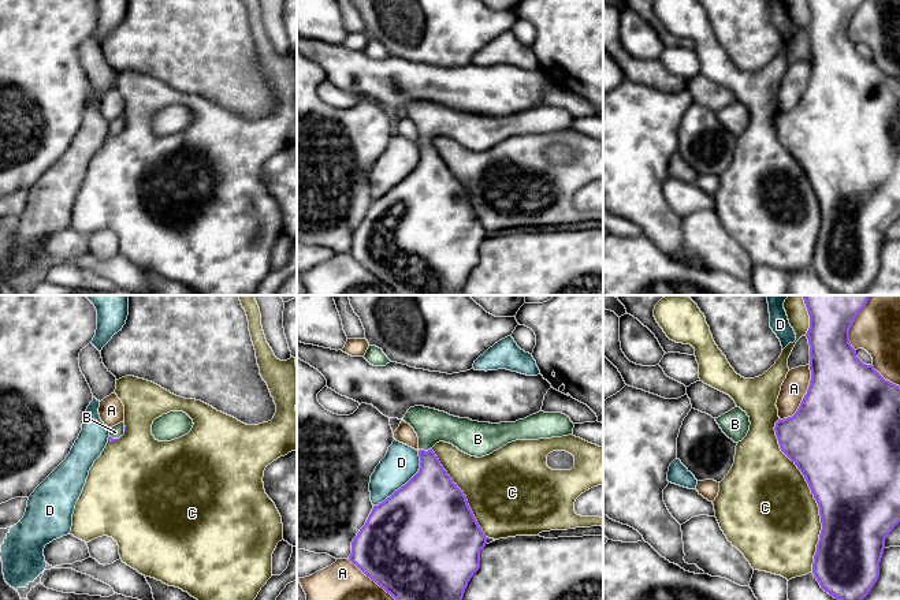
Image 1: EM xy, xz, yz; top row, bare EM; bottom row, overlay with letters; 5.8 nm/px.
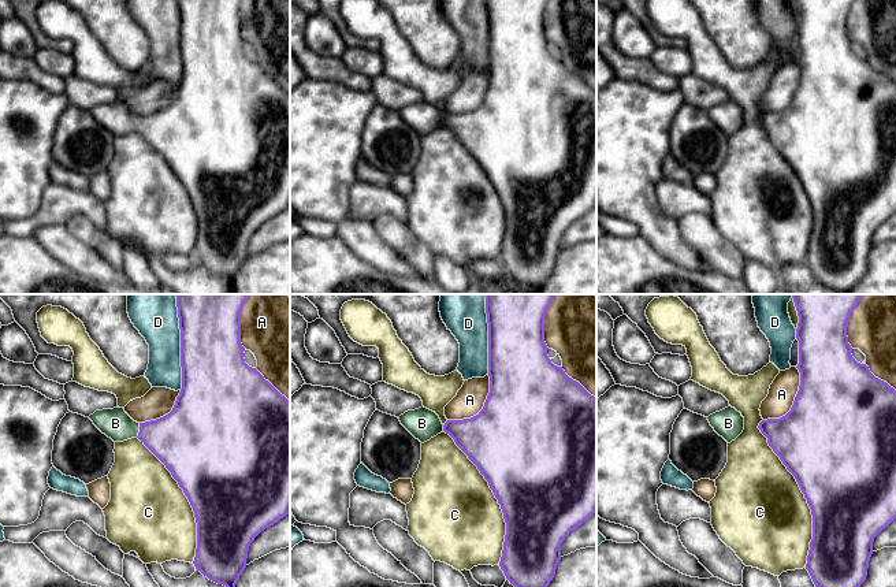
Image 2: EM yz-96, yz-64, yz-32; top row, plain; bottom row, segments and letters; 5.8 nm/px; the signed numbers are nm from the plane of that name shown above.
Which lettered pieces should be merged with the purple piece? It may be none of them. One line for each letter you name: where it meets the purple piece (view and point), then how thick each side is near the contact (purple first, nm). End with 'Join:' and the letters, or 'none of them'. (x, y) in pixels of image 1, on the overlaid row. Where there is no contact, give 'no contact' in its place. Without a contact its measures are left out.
B: xz (426, 451) | 300/200 nm
Join: B

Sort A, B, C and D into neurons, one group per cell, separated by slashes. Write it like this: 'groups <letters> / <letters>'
groups A / B / C / D

